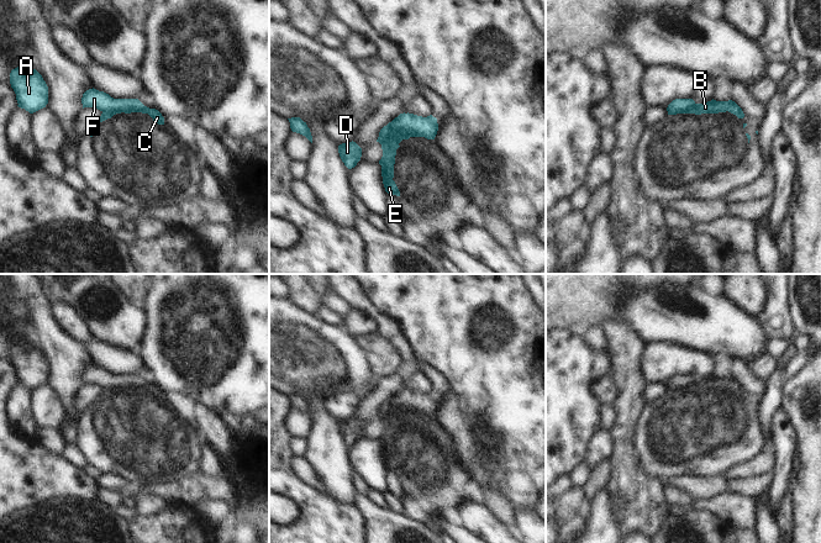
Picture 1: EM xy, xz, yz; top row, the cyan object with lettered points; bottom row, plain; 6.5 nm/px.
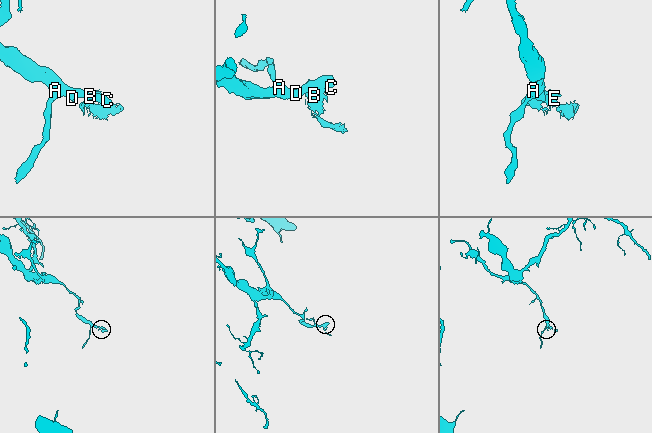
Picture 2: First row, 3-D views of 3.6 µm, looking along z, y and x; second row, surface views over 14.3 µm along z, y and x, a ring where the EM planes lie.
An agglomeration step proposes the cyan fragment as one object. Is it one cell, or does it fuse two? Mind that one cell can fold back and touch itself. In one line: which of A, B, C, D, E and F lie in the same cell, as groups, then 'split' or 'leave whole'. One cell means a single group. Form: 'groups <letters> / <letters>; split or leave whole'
groups A C D F / B E; split

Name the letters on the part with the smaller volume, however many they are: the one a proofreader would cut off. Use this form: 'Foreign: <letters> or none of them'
Foreign: B, E

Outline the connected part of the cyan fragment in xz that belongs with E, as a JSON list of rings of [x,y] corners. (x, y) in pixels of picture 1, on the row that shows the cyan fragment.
[[[384,126],[379,132],[379,143],[381,144],[383,157],[379,160],[381,165],[381,176],[385,191],[400,196],[400,191],[393,180],[394,178],[394,164],[396,149],[400,147],[399,143],[402,139],[409,139],[412,136],[404,133],[401,137],[395,136],[389,131],[388,126]]]

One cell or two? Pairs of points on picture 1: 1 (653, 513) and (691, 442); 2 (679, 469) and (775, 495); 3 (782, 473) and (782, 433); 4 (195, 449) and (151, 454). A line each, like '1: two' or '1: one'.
1: two
2: two
3: one
4: one

